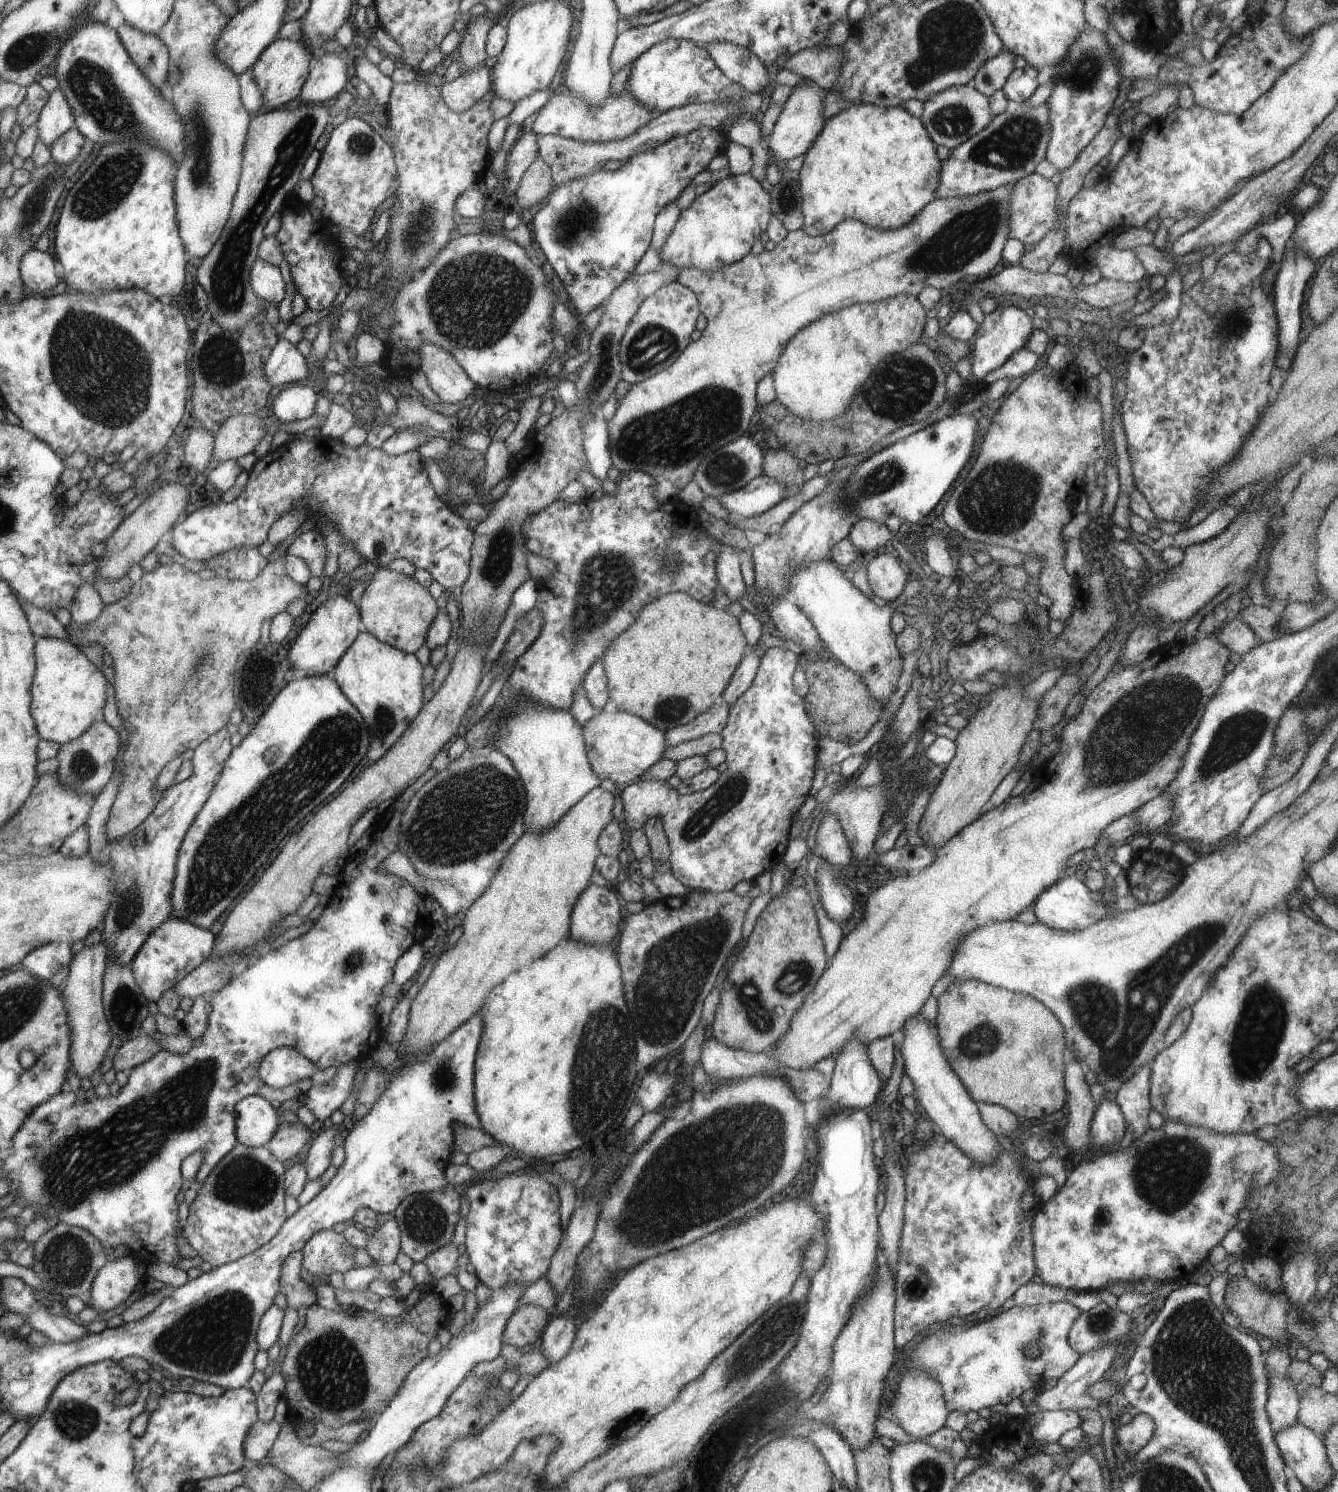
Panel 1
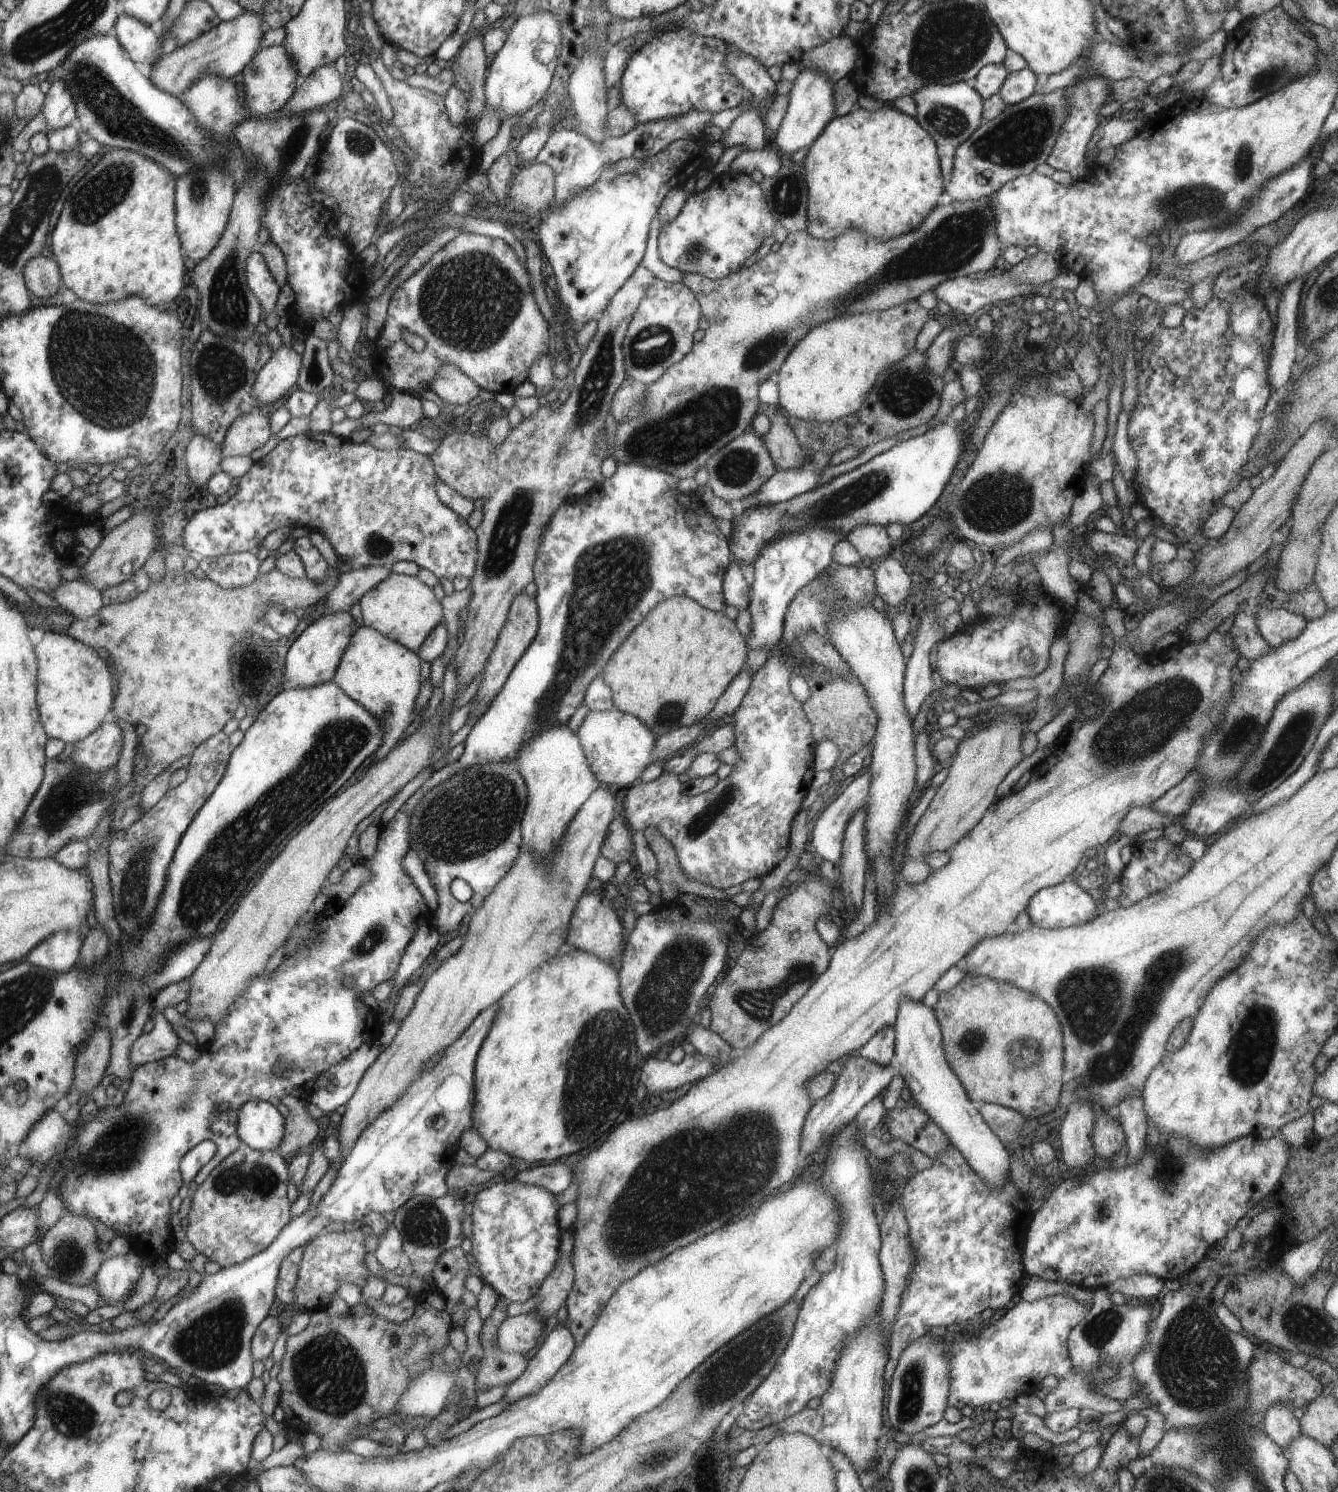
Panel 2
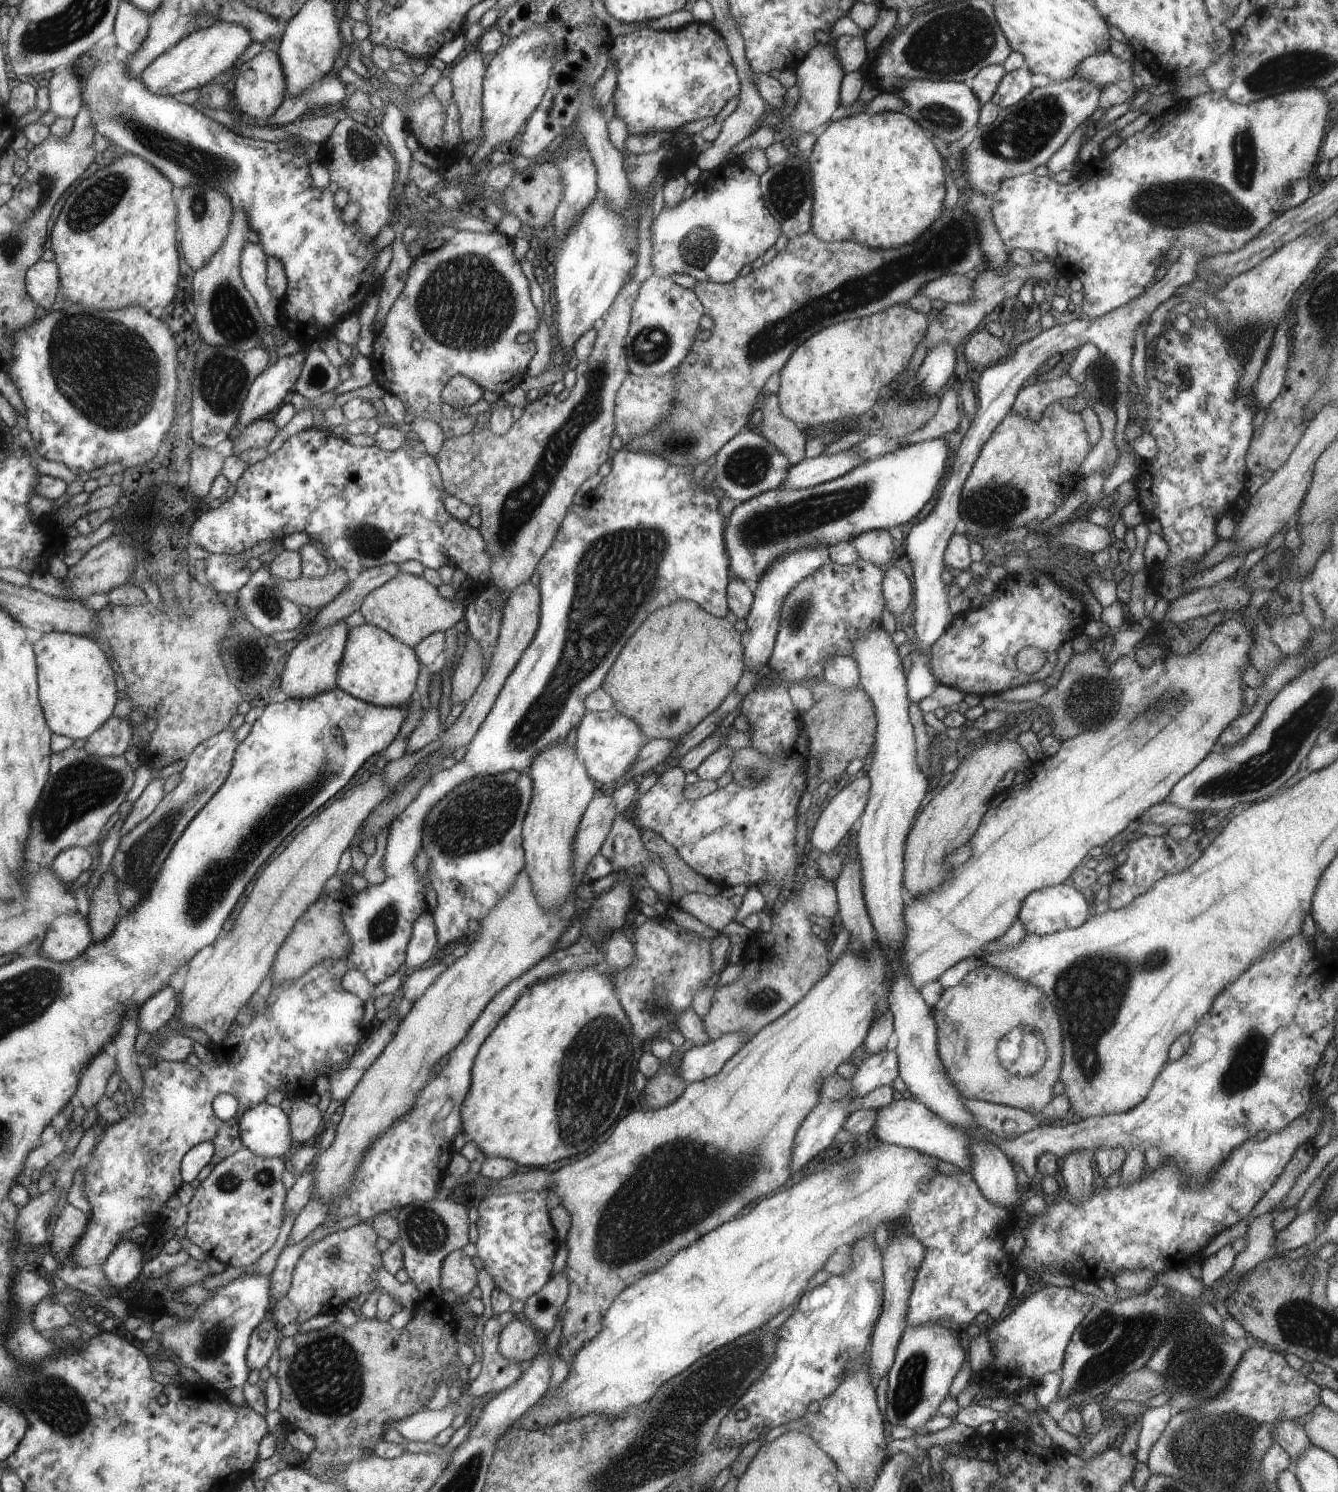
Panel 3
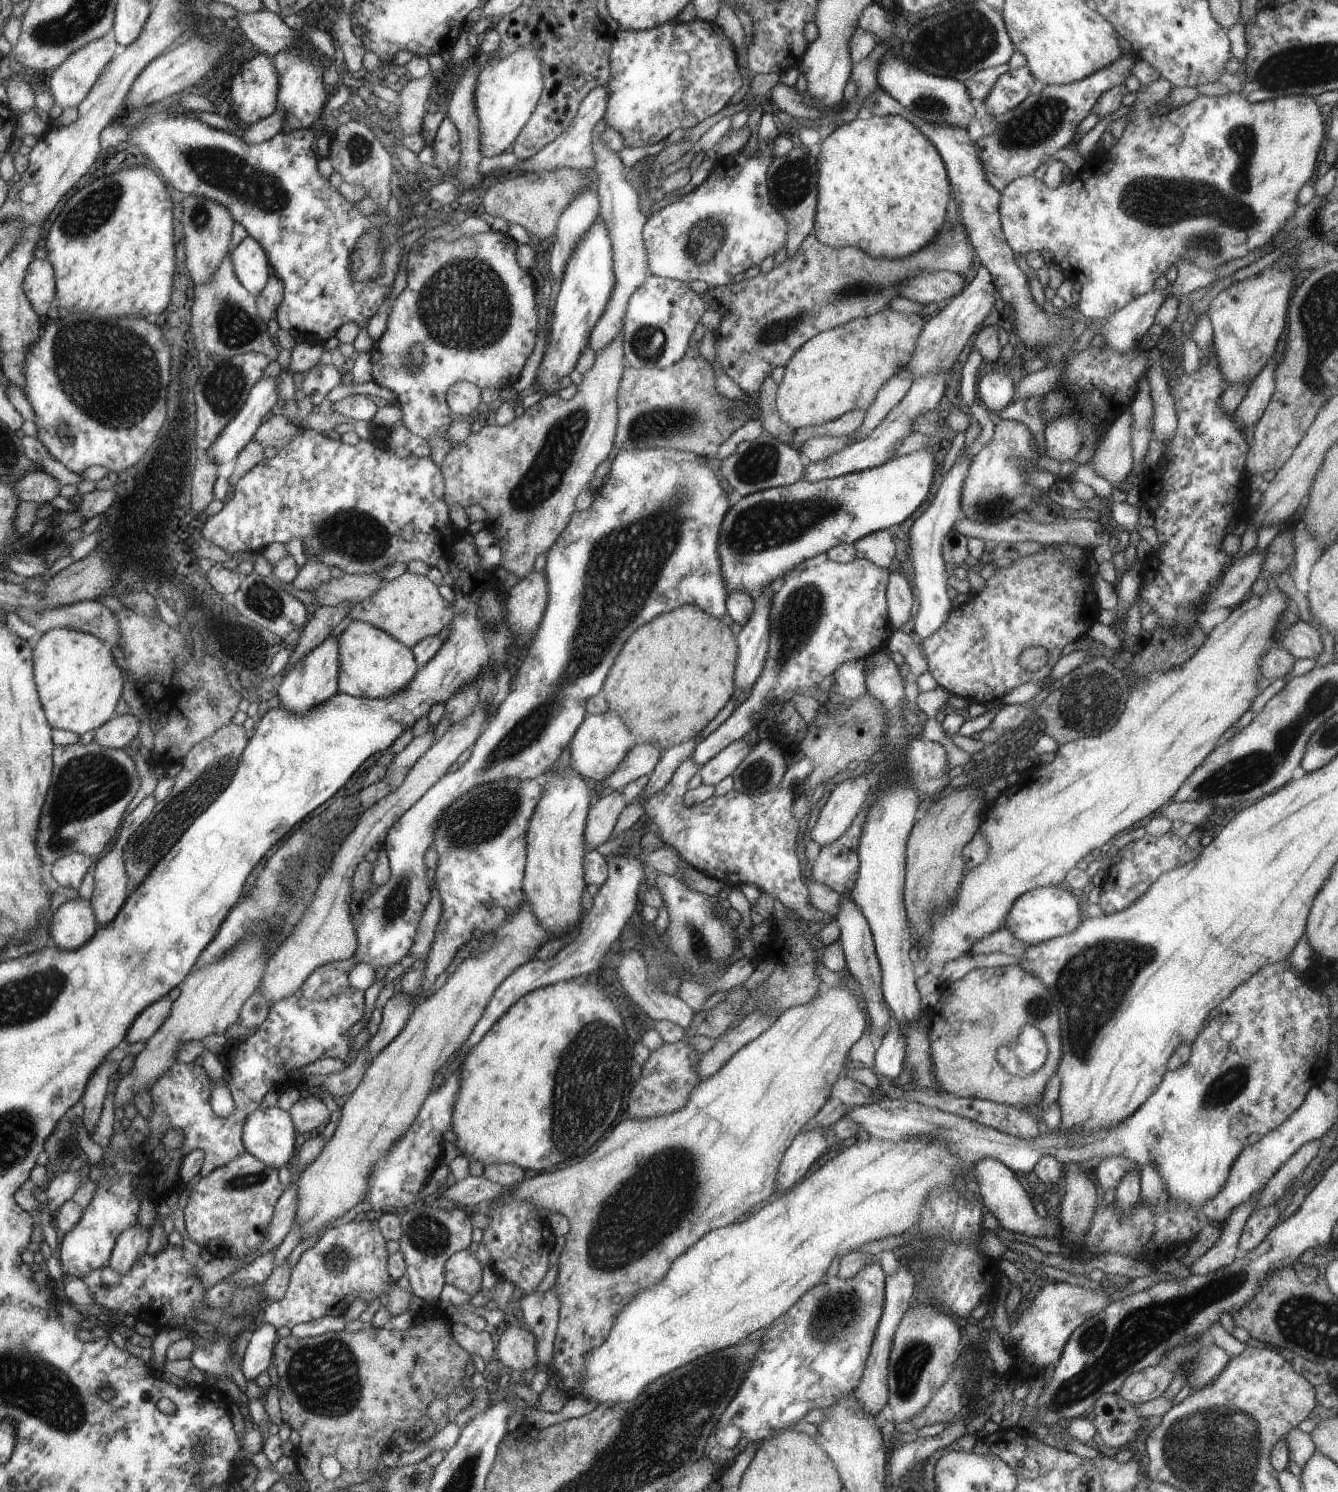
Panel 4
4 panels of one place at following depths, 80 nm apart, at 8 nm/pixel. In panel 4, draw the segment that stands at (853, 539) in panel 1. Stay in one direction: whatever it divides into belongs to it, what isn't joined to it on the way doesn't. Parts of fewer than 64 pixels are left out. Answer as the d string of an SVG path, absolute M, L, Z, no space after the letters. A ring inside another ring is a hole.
M889 530L865 535L853 545L857 556L870 560L876 566L888 569L894 560L897 548Z

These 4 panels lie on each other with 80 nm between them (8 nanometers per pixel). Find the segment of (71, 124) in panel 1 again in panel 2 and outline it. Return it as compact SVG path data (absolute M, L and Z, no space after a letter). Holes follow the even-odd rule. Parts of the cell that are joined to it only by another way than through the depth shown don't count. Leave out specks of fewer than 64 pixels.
M56 78L51 83L48 93L45 94L42 114L47 120L47 130L59 129L70 124L76 125L77 104L71 93L70 86L64 79Z

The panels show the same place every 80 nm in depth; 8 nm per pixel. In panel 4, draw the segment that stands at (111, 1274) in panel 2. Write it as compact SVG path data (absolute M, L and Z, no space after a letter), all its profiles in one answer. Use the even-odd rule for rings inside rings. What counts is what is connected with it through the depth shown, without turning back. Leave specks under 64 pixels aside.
M140 1223L124 1230L116 1238L108 1268L116 1270L118 1274L130 1272L144 1256L146 1248L148 1248L148 1236L150 1236L150 1229Z

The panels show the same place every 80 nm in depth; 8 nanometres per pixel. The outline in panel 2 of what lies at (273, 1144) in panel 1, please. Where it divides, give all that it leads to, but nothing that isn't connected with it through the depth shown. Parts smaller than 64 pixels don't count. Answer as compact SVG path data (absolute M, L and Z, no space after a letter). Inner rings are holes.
M284 1095L280 1099L289 1111L285 1116L286 1134L276 1151L287 1155L294 1154L314 1142L320 1130L319 1121L308 1113L307 1101L300 1100L294 1095Z

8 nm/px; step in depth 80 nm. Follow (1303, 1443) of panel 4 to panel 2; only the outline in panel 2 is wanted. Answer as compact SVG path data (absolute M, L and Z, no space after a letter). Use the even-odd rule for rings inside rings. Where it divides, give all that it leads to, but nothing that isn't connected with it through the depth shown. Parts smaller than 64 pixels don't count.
M1277 1402L1266 1411L1262 1424L1263 1432L1286 1452L1290 1443L1301 1433L1300 1421L1294 1412L1291 1407Z

